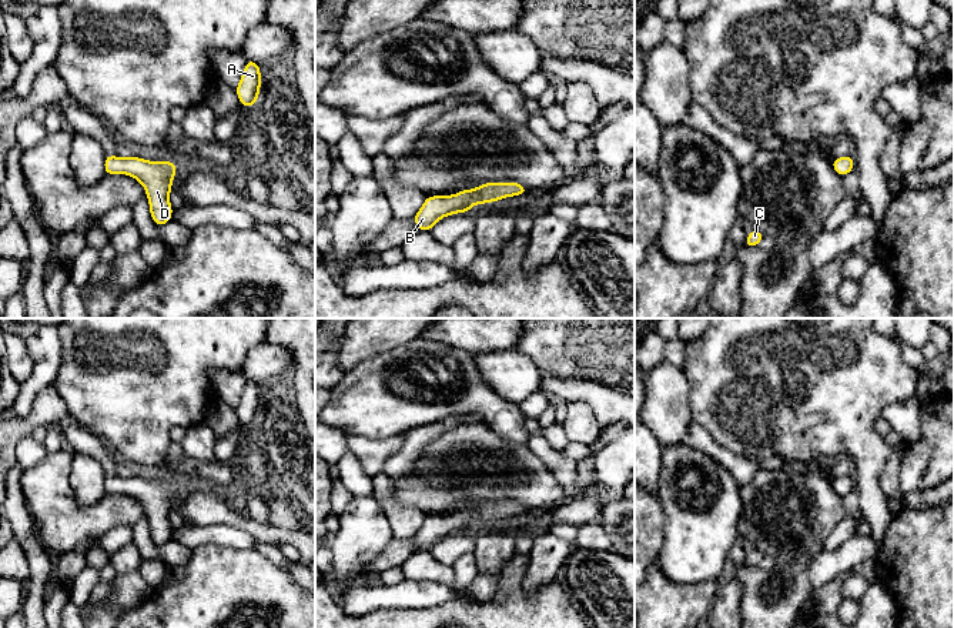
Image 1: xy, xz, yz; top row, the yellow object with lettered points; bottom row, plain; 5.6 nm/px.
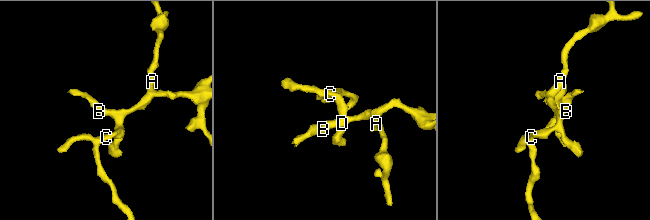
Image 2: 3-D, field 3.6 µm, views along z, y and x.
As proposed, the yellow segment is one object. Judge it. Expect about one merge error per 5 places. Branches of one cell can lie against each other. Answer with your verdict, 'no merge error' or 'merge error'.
no merge error

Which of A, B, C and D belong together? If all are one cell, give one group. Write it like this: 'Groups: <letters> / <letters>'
Groups: A B C D

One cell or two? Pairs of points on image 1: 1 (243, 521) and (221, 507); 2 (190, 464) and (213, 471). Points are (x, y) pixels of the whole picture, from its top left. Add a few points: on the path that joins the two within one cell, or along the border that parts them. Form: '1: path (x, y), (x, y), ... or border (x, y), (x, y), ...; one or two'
1: path (237, 520), (227, 513); one
2: path (196, 468), (207, 470); one

